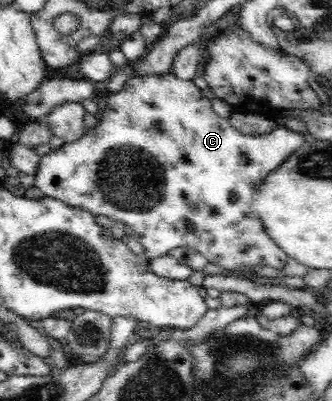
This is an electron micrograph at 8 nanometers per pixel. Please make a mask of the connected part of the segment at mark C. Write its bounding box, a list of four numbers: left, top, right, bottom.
[33,74,316,275]

